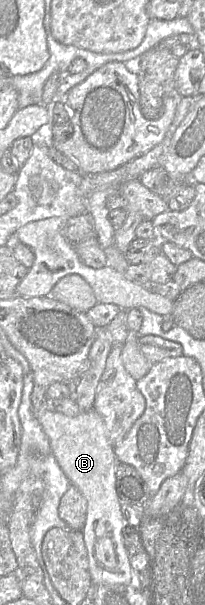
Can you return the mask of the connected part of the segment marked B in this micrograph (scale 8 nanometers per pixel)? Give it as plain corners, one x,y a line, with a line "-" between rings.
45,408
39,411
37,419
49,439
58,465
71,485
75,486
87,501
87,516
82,533
93,585
135,584
131,556
124,546
122,535
127,524
116,491
118,460
106,435
102,418
94,409
81,411
77,416
69,417

